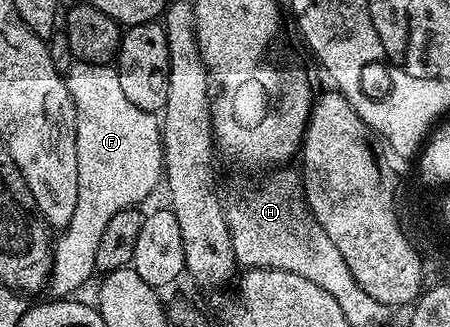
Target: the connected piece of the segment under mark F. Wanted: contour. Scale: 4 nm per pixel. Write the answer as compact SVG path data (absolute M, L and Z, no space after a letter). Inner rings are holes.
M73 61L71 68L66 73L68 82L68 93L74 102L74 110L76 111L76 145L78 146L78 206L74 206L74 215L71 216L70 222L59 233L60 237L55 237L54 247L52 250L52 274L50 277L51 295L56 298L68 298L76 292L91 276L96 272L96 255L98 254L98 242L102 238L102 233L106 231L106 225L110 223L110 218L114 218L114 214L118 214L118 210L126 210L127 208L135 208L143 205L143 200L151 194L156 188L156 183L161 183L162 173L164 171L164 149L162 147L162 124L153 113L146 110L138 110L138 106L134 106L134 102L130 102L130 98L126 98L125 92L122 90L122 84L118 80L115 67L111 65L93 66L80 61Z

